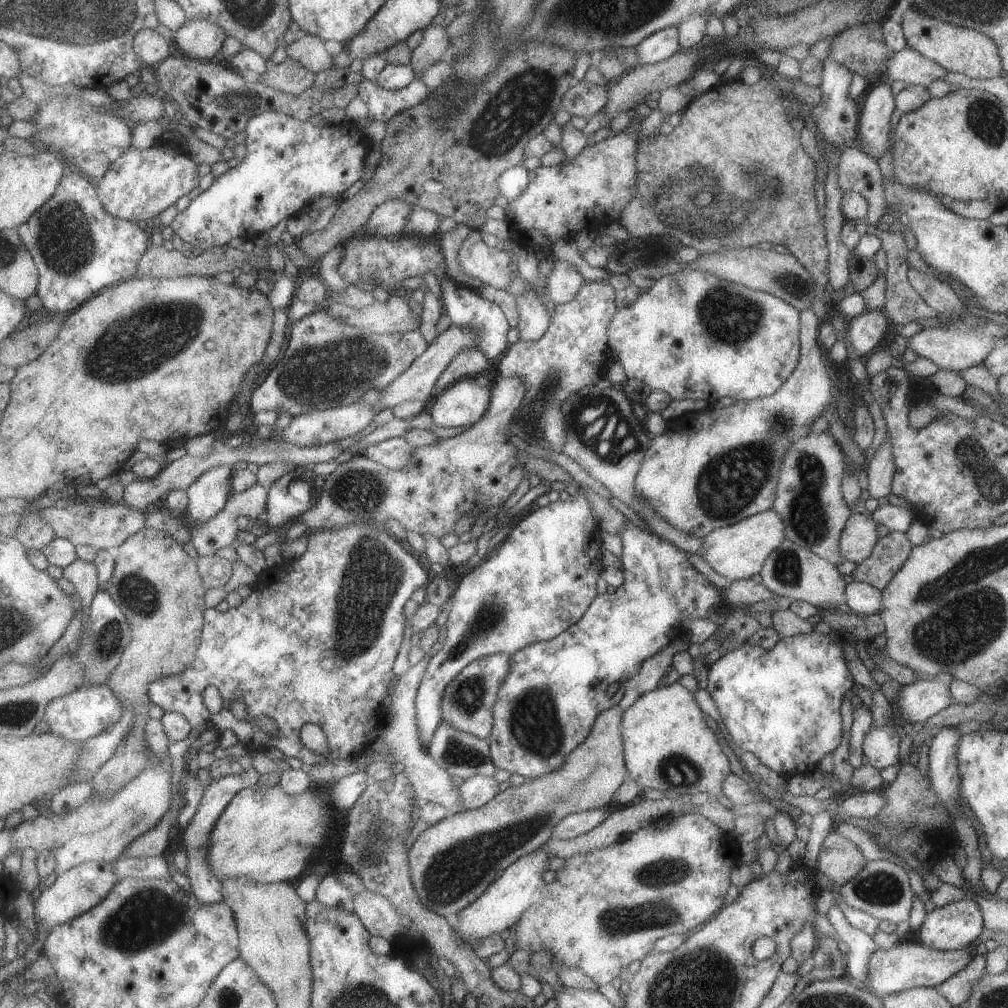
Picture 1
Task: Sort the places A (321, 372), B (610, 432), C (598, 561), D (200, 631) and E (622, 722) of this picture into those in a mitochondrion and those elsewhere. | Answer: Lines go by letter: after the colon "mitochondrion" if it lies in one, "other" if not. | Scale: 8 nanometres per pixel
A: mitochondrion
B: mitochondrion
C: other
D: other
E: other

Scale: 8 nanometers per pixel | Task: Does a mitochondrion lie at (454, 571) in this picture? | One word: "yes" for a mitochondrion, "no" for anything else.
no

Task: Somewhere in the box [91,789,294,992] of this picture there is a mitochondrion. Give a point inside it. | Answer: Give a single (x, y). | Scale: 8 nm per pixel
(149, 916)

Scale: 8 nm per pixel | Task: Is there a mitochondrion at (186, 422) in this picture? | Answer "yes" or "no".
no

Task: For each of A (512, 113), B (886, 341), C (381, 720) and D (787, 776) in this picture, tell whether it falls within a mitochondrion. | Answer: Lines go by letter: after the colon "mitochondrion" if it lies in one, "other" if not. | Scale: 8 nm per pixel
A: mitochondrion
B: other
C: other
D: other

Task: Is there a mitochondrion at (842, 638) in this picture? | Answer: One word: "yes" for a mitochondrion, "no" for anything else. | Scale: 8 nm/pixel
no

